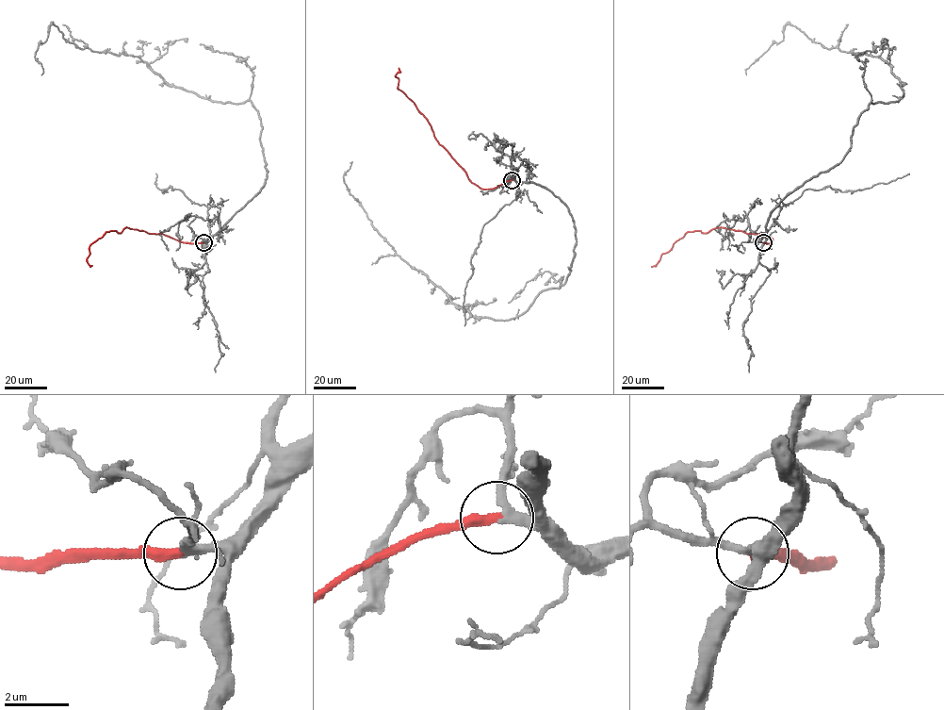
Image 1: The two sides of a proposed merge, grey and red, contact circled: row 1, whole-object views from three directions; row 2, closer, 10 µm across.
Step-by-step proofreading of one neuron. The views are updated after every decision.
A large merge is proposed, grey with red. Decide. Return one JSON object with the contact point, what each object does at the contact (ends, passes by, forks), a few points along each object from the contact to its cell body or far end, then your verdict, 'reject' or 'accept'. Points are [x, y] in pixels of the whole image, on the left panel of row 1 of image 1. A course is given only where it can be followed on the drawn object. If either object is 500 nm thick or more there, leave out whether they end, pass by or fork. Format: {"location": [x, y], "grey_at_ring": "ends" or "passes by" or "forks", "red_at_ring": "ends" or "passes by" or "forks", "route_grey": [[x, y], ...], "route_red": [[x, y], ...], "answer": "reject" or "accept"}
{"location": [203, 242], "grey_at_ring": "passes by", "red_at_ring": "ends", "route_grey": [[203, 242], [264, 187], [253, 105], [174, 87], [140, 58], [78, 48], [53, 24], [35, 51], [41, 74]], "route_red": [[203, 242], [180, 241], [162, 233], [125, 227], [120, 233], [106, 232], [89, 246], [87, 261], [89, 267]], "answer": "accept"}

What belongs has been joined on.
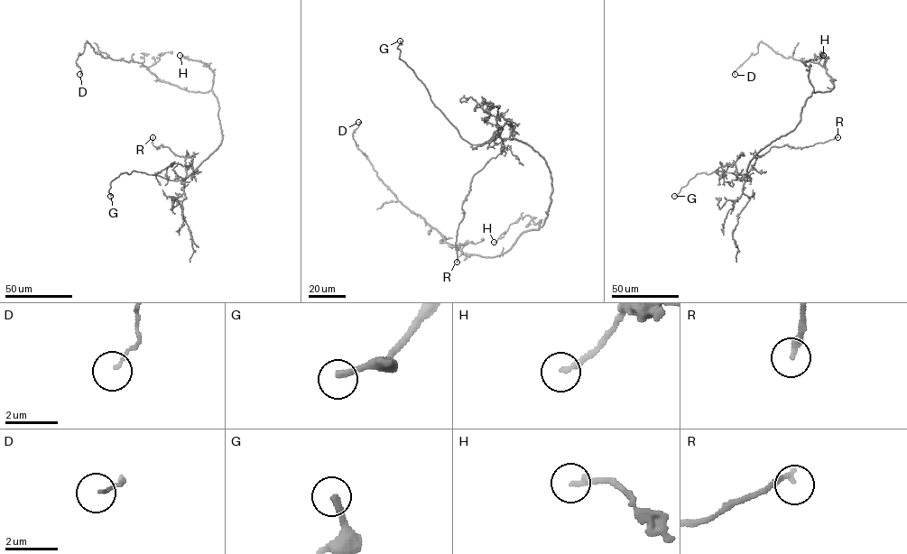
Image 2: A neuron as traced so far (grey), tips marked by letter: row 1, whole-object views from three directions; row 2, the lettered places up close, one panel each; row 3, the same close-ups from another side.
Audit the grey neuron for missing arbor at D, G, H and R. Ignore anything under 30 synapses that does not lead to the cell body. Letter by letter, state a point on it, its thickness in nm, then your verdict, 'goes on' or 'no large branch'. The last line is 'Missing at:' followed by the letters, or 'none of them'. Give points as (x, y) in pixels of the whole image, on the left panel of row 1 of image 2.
D: (79, 74) | 100 nm | no large branch
G: (110, 196) | 240 nm | goes on
H: (180, 55) | 240 nm | no large branch
R: (152, 137) | 200 nm | no large branch
Missing at: G

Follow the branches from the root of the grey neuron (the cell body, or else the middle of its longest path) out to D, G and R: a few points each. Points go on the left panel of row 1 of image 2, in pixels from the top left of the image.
D: (218, 106), (211, 91), (189, 91), (164, 82), (140, 62), (104, 58), (87, 41), (76, 60), (79, 74)
G: (218, 106), (221, 143), (184, 180), (169, 180), (134, 170), (130, 174), (124, 172), (110, 182), (110, 196)
R: (218, 106), (221, 143), (189, 175), (186, 176), (185, 158), (161, 144), (156, 148), (152, 143), (152, 137)

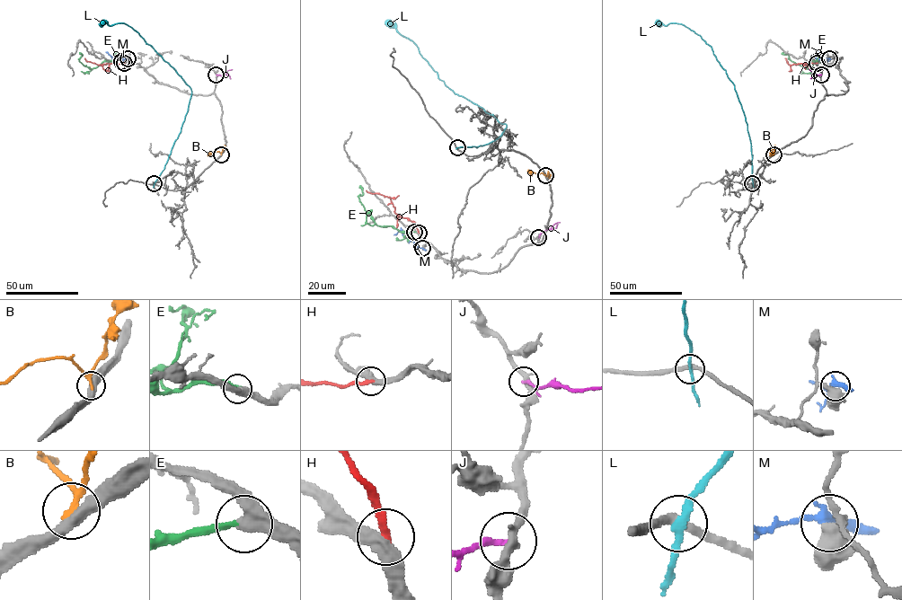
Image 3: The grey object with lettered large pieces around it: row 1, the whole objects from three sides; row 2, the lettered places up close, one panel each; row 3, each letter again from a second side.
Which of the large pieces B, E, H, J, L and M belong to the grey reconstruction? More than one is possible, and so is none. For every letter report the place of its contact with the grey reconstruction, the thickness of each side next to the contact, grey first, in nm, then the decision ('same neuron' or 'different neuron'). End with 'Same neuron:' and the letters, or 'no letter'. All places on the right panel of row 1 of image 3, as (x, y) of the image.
B: meets grey at (773, 154); 400 nm thick on the grey side, 190 nm on the other; different neuron
E: meets grey at (817, 61); 480 nm thick on the grey side, 280 nm on the other; same neuron
H: meets grey at (817, 63); 440 nm thick on the grey side, 200 nm on the other; different neuron
J: meets grey at (821, 74); 320 nm thick on the grey side, 220 nm on the other; different neuron
L: meets grey at (752, 183); 300 nm thick on the grey side, 220 nm on the other; different neuron
M: meets grey at (829, 58); 500 nm thick on the grey side, 280 nm on the other; different neuron
Same neuron: E

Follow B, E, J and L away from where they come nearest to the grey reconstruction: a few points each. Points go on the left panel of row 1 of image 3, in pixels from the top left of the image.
B: (221, 154), (218, 151), (208, 154)
E: (121, 61), (104, 61), (92, 69), (79, 61), (82, 55), (80, 53)
J: (216, 74), (224, 75), (232, 69)
L: (154, 183), (163, 169), (181, 131), (191, 89), (128, 24), (100, 24)

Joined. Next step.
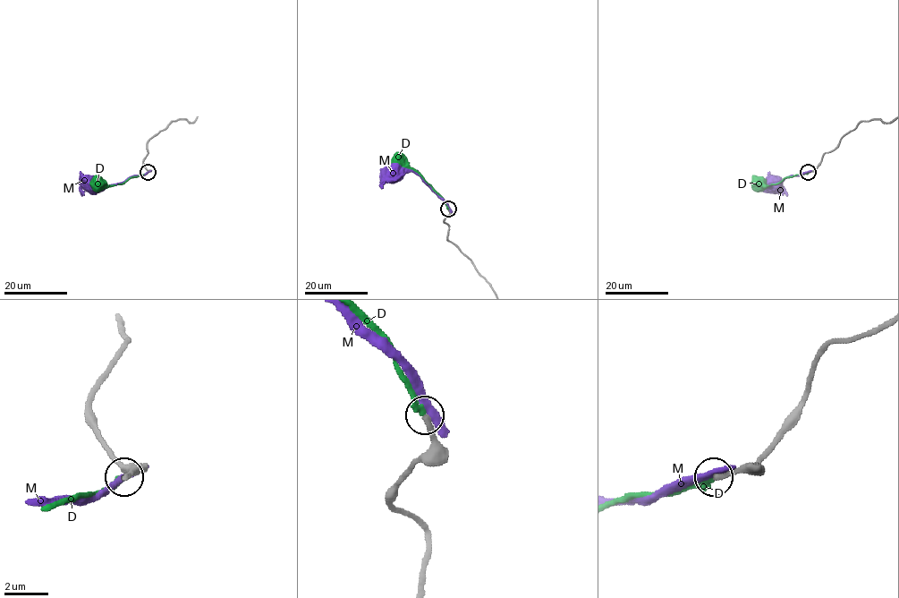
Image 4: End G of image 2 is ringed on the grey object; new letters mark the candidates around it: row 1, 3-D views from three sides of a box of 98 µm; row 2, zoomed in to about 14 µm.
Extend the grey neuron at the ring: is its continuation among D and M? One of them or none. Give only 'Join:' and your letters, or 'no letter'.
Join: D

